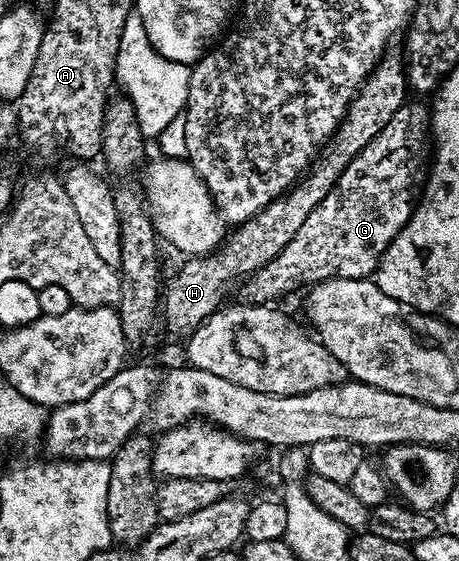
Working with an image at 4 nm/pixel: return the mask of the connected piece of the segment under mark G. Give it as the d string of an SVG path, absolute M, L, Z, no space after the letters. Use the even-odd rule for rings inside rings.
M413 101L395 111L389 123L350 161L349 167L339 176L329 194L309 213L305 222L301 223L300 230L282 251L240 284L240 298L246 304L271 305L275 299L299 289L304 290L320 281L328 281L337 276L345 279L370 278L379 268L383 253L391 246L395 236L407 226L407 220L416 207L417 189L412 185L420 186L426 180L431 141L430 106L426 102Z

